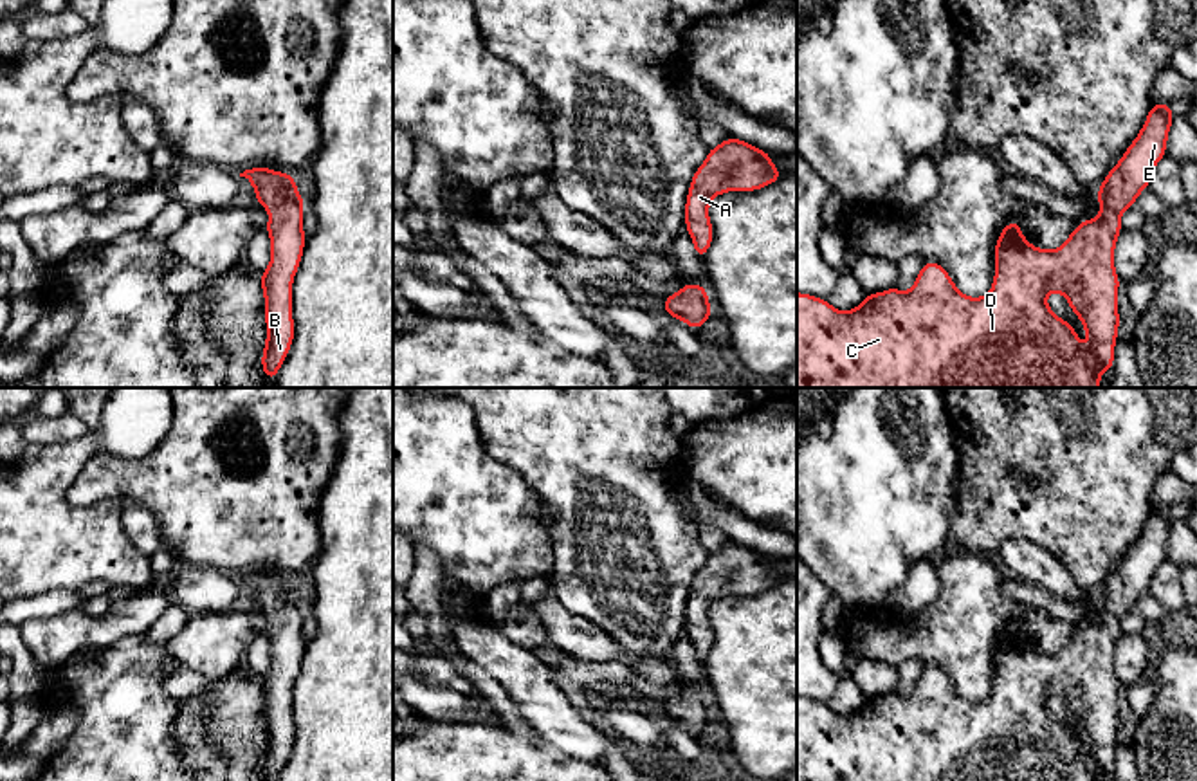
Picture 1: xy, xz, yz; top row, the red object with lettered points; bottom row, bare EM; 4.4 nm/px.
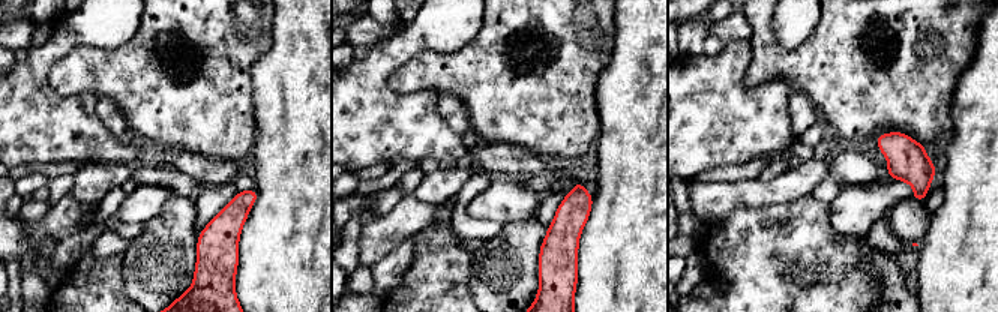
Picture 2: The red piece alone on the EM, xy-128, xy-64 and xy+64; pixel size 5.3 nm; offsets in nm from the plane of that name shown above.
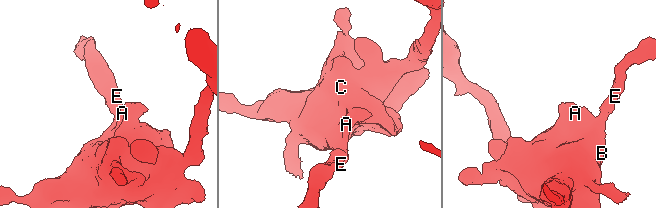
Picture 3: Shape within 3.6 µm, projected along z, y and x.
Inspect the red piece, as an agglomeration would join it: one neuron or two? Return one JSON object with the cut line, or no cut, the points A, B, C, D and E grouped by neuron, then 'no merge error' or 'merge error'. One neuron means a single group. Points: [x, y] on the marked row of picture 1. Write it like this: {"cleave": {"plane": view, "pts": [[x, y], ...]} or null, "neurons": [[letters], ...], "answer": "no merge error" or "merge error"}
{"cleave": null, "neurons": [["A", "B", "C", "D", "E"]], "answer": "no merge error"}

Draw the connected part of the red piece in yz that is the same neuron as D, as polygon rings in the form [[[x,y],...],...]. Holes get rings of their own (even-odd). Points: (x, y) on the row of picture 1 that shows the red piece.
[[[1156,103],[1138,137],[1107,173],[1096,191],[1100,216],[1078,224],[1056,249],[1031,245],[1017,220],[1010,220],[995,242],[995,278],[984,298],[968,298],[955,289],[952,276],[937,262],[925,262],[914,287],[901,292],[891,287],[867,294],[849,310],[836,310],[824,298],[797,292],[797,388],[1100,388],[1100,375],[1114,366],[1119,328],[1114,249],[1123,231],[1119,215],[1134,207],[1138,195],[1148,189],[1154,168],[1166,155],[1168,132],[1174,123],[1172,105]],[[1049,292],[1065,296],[1082,319],[1089,346],[1083,348],[1074,328],[1046,303]]]

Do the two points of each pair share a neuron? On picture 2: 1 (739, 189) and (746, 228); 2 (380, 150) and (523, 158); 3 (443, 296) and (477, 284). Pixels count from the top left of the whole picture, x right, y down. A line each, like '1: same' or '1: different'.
1: different
2: different
3: different

